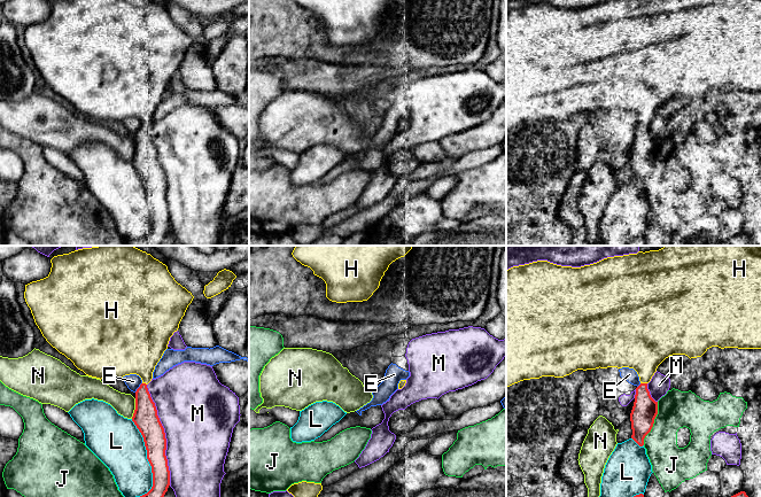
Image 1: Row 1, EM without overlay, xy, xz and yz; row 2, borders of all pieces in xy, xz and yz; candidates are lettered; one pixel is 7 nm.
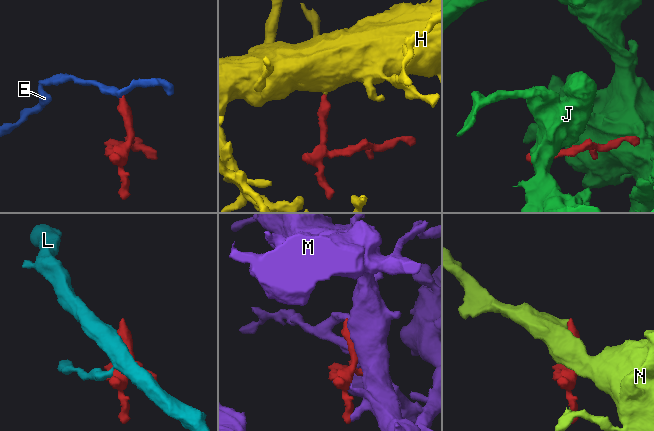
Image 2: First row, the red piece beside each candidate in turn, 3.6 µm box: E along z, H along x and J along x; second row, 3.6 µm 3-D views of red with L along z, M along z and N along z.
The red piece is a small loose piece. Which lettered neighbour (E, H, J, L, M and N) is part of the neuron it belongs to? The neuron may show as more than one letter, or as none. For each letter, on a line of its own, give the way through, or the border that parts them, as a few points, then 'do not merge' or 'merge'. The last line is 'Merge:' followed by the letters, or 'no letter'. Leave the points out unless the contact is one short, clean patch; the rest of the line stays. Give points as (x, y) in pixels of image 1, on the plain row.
E: do not merge
H: merge
J: do not merge
L: do not merge
M: do not merge
N: do not merge
Merge: H

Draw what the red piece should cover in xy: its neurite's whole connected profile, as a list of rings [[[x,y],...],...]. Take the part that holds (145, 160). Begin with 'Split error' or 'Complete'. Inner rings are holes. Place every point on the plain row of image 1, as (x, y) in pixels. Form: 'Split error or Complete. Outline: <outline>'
Split error. Outline: [[[53,0],[51,6],[51,15],[46,21],[25,28],[24,41],[34,65],[46,84],[86,118],[100,123],[122,122],[130,117],[141,121],[142,126],[135,134],[132,164],[143,180],[152,209],[153,230],[147,236],[127,241],[125,246],[160,246],[170,228],[170,213],[164,171],[147,127],[194,39],[174,23],[165,7],[154,0]]]

